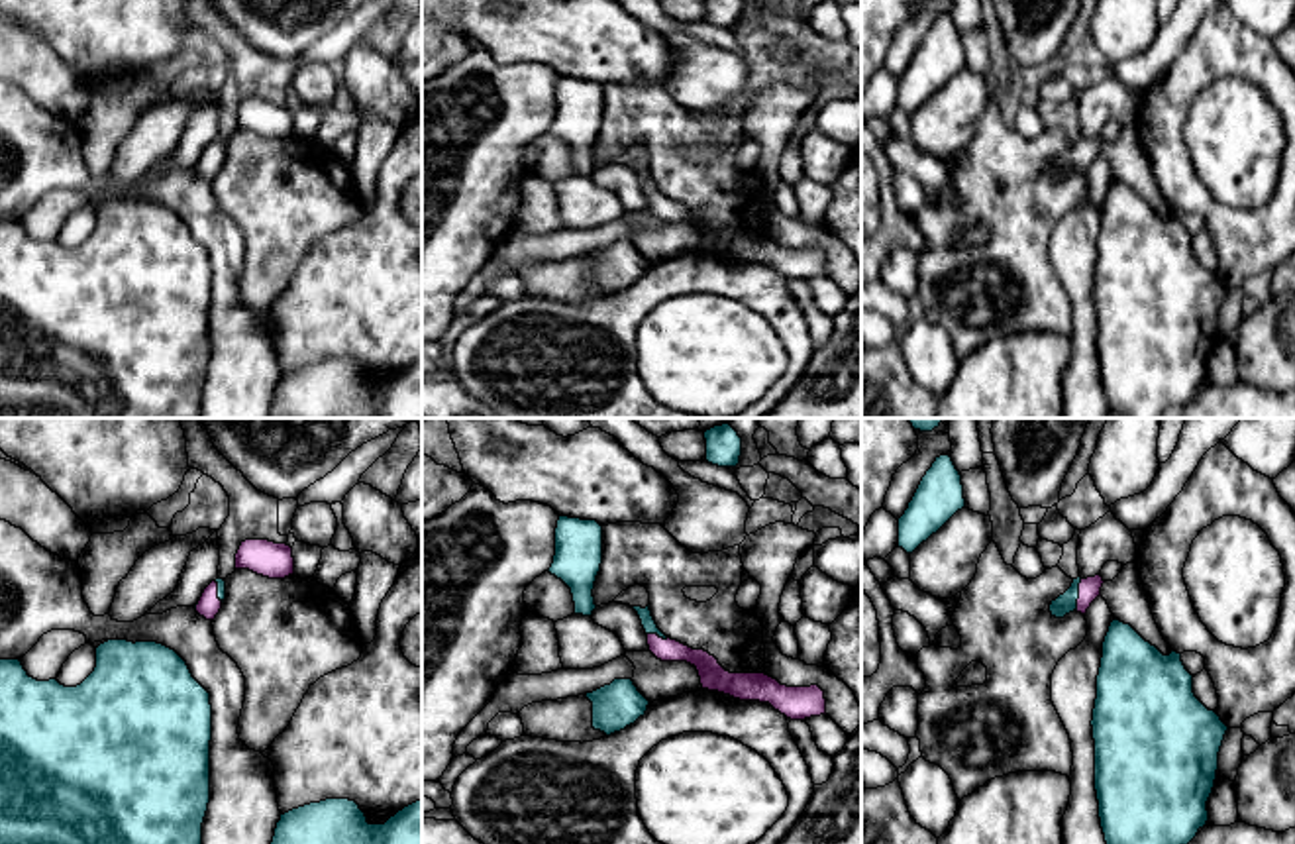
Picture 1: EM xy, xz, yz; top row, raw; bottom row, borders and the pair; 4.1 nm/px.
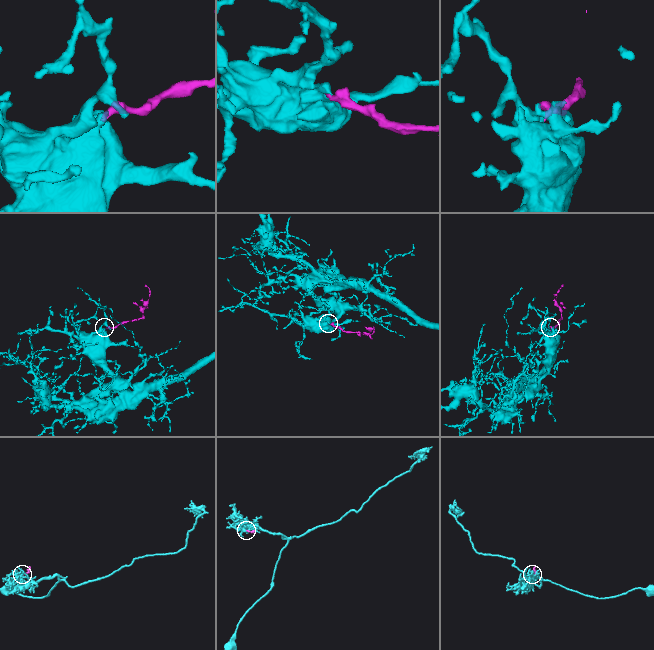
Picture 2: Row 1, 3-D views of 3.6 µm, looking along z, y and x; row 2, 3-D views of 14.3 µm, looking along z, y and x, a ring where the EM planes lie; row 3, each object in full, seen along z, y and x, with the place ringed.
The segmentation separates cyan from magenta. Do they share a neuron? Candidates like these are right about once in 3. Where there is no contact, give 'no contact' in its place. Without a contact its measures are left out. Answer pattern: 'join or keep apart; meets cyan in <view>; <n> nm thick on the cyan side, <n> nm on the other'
join; meets cyan in yz; 90 nm thick on the cyan side, 90 nm on the other

